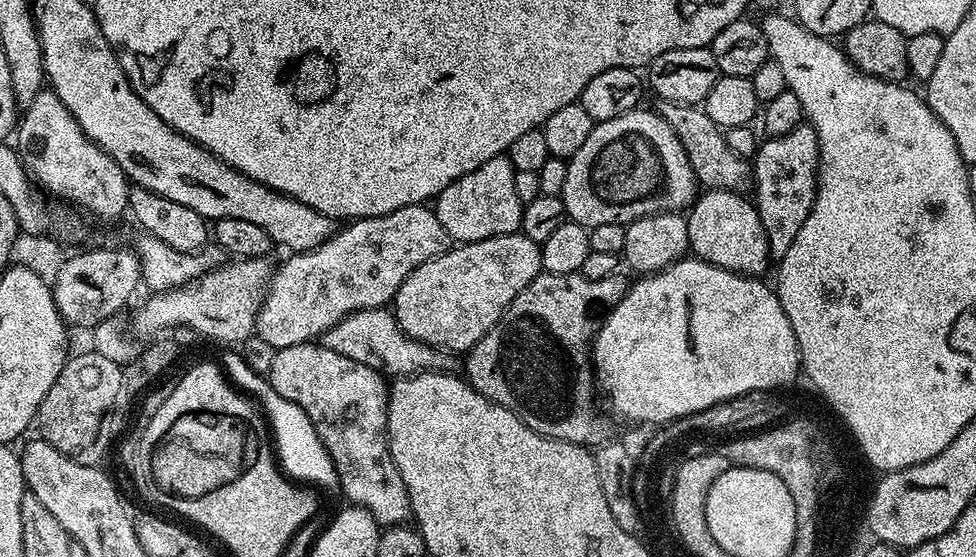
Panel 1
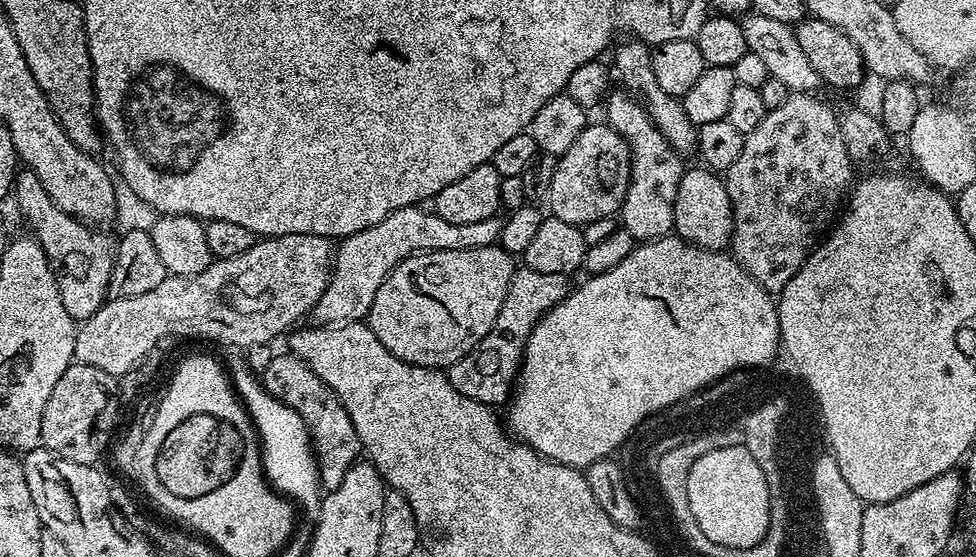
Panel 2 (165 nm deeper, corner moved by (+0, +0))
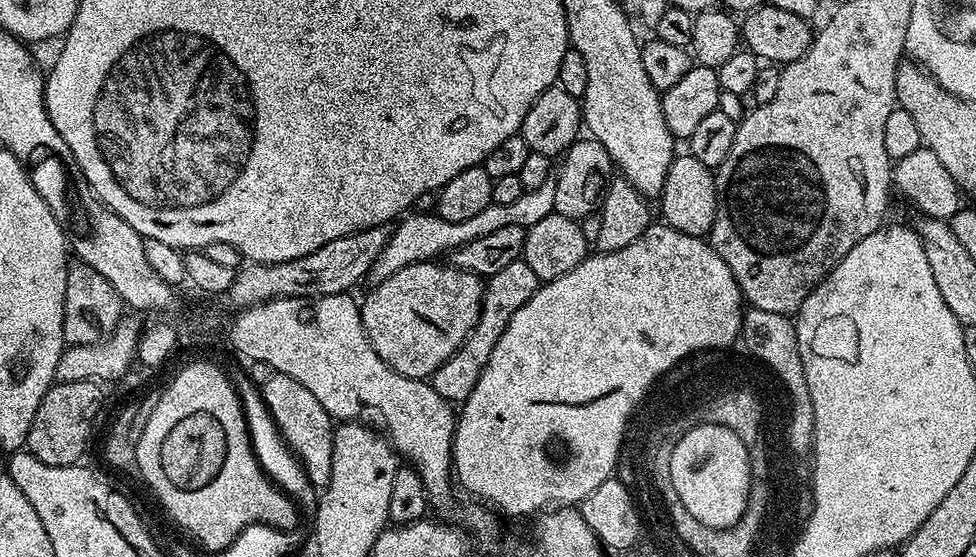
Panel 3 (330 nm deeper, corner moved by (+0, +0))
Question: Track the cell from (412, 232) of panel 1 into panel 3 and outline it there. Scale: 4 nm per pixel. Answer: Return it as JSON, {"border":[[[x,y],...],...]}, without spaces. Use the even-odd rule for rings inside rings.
{"border":[[[555,179],[542,182],[542,186],[538,186],[538,190],[524,191],[516,201],[510,202],[510,206],[490,203],[486,206],[486,210],[474,214],[474,218],[466,218],[466,222],[446,222],[446,218],[435,214],[429,214],[429,216],[405,215],[393,227],[385,248],[370,266],[366,275],[367,282],[369,281],[369,285],[375,286],[386,278],[390,278],[390,274],[398,274],[398,270],[402,270],[406,266],[447,257],[466,242],[470,242],[474,238],[483,238],[484,235],[492,233],[493,230],[499,230],[502,226],[522,226],[525,230],[534,226],[534,222],[546,218],[546,214],[555,212],[555,185]]]}

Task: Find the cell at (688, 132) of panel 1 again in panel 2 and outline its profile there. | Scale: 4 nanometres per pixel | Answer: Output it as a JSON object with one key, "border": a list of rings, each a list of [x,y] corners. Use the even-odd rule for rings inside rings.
{"border":[[[624,38],[624,41],[616,48],[616,68],[614,64],[614,76],[620,79],[619,87],[634,97],[646,110],[646,114],[658,126],[660,133],[670,142],[672,149],[681,154],[696,152],[697,125],[686,118],[686,110],[683,103],[677,97],[668,96],[662,86],[658,86],[658,78],[654,78],[652,69],[653,49],[646,43],[635,38]]]}

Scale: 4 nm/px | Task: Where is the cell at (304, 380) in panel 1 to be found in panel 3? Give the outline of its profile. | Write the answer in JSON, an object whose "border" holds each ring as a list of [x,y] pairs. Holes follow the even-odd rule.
{"border":[[[273,372],[266,383],[259,385],[259,391],[282,440],[294,453],[306,478],[316,490],[327,488],[332,465],[332,415],[314,394],[310,394],[310,390],[306,390],[306,386],[302,386],[302,382],[294,382],[294,378],[281,372]]]}

